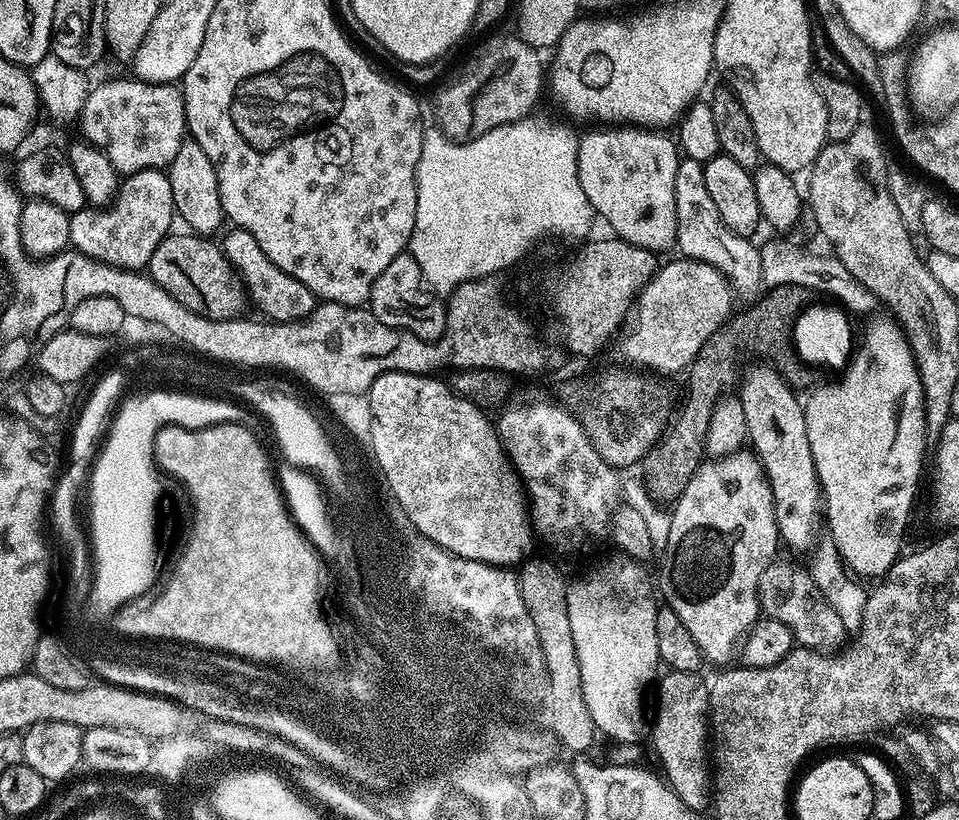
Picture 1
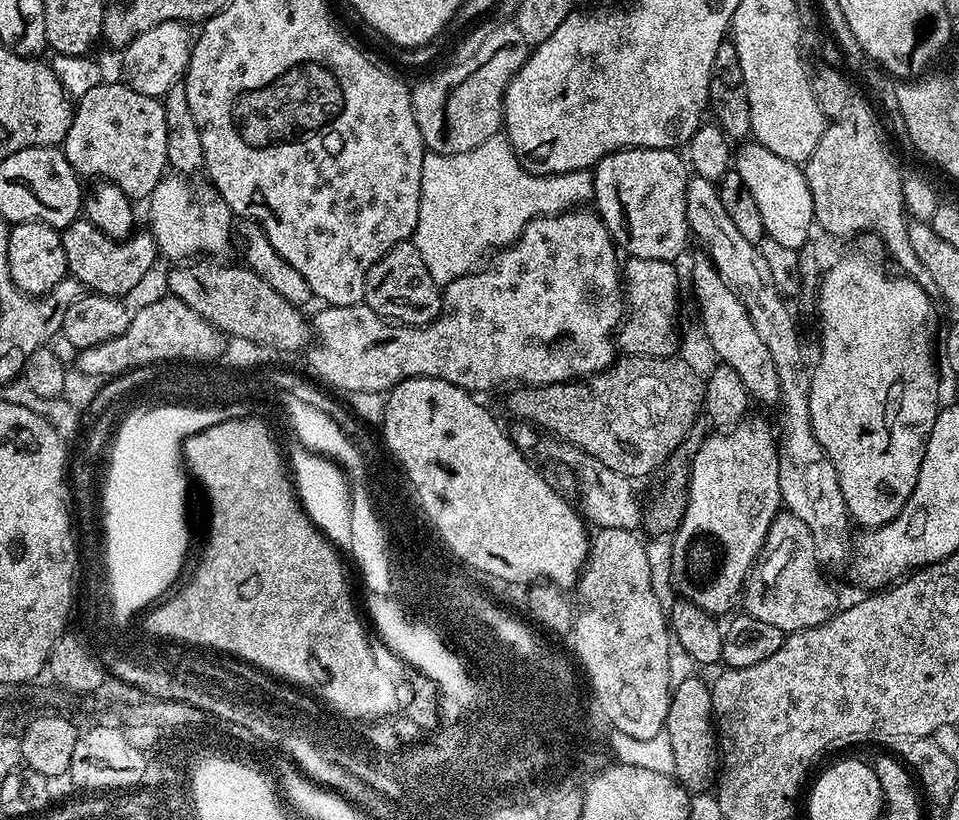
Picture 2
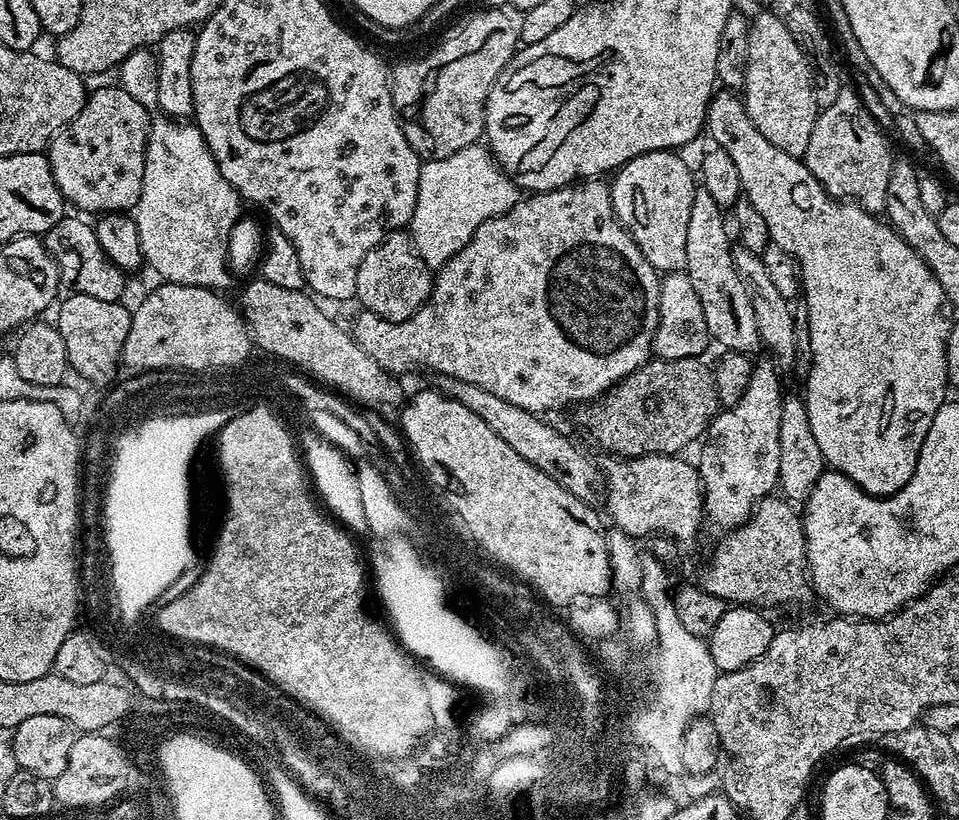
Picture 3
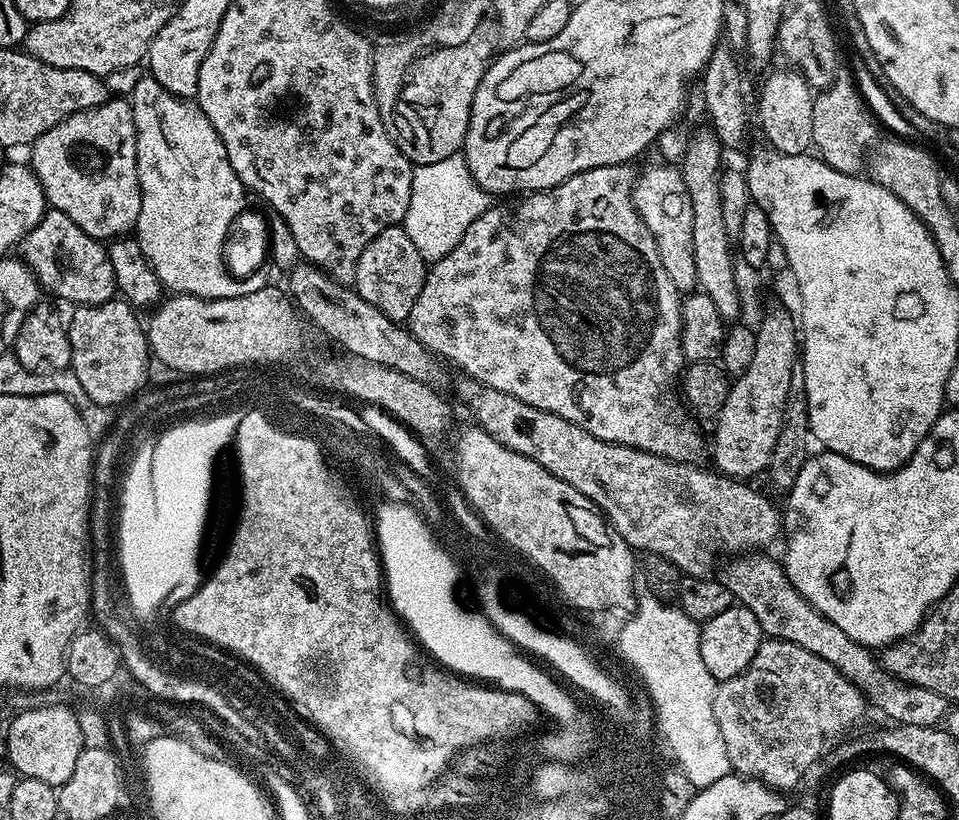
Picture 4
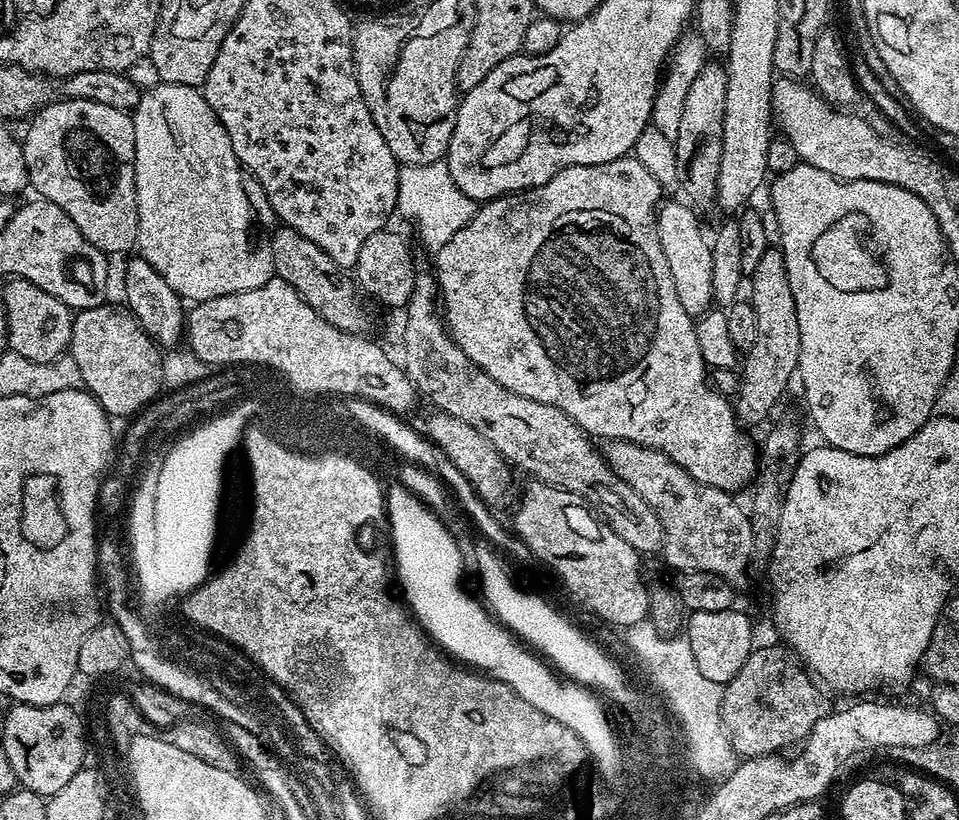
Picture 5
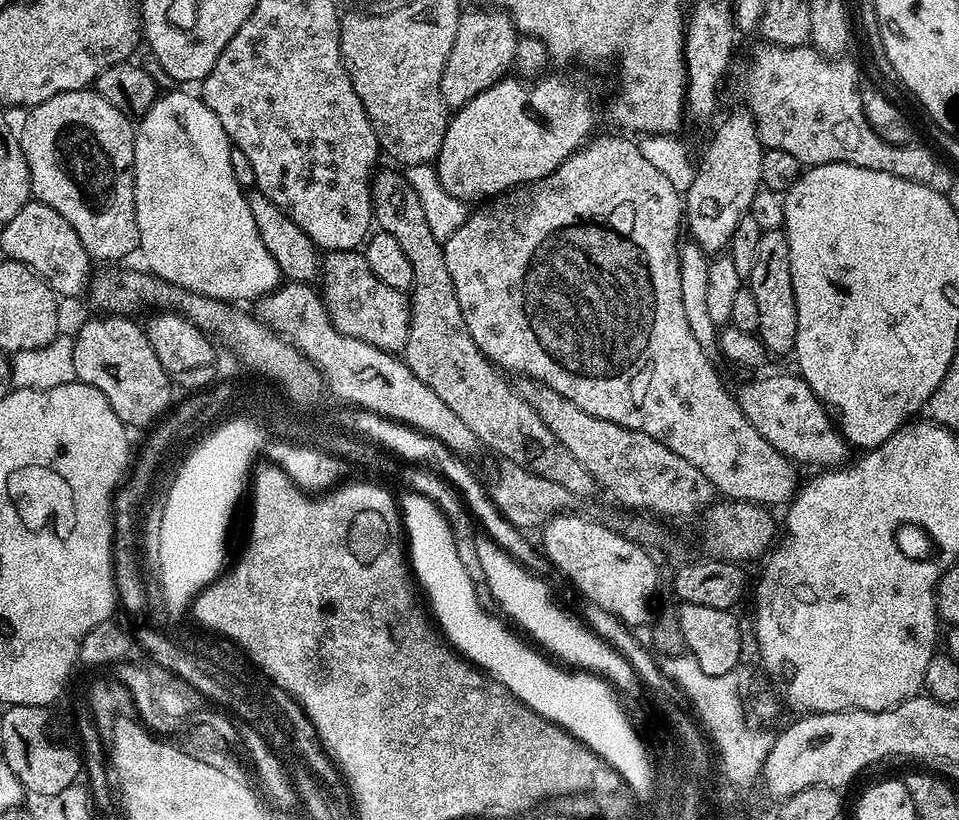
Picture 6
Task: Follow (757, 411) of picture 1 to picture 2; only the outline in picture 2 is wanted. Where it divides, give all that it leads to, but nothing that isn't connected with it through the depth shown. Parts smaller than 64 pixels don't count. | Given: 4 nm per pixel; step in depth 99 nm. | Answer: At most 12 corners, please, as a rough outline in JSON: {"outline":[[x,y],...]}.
{"outline":[[707,255],[692,292],[715,359],[755,403],[779,405],[774,358]]}

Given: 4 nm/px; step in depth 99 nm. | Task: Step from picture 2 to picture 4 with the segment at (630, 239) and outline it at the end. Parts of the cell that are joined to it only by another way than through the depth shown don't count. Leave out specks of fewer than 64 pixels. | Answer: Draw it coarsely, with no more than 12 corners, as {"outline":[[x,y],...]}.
{"outline":[[679,167],[641,171],[632,201],[677,292],[697,291]]}

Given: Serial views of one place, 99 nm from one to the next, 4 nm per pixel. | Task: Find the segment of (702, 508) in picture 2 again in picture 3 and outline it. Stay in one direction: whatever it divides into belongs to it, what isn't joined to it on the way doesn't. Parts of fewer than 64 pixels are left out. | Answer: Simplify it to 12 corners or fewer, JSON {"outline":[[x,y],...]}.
{"outline":[[757,359],[698,467],[707,523],[731,530],[780,482],[786,395]]}

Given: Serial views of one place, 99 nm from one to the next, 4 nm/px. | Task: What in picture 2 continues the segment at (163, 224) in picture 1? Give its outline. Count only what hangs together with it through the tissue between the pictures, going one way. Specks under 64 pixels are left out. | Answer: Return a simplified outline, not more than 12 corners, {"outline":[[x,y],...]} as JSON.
{"outline":[[77,218],[62,232],[69,273],[127,297],[158,261],[151,231],[111,240]]}

